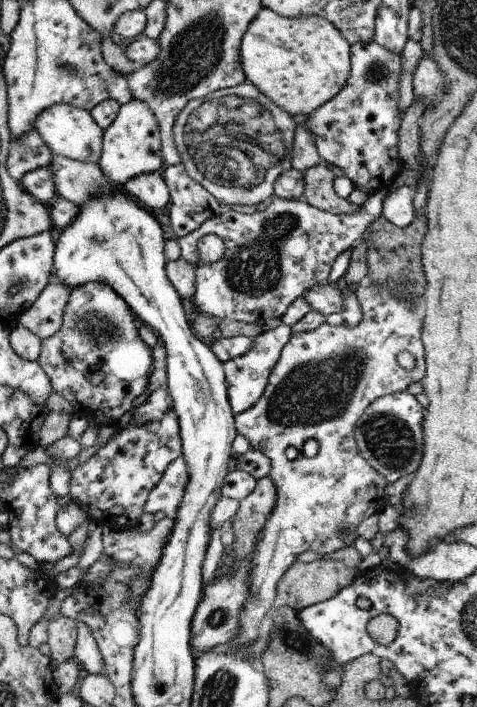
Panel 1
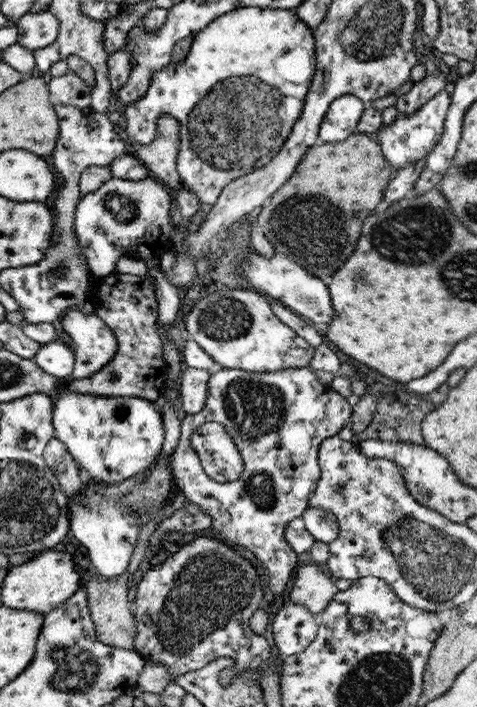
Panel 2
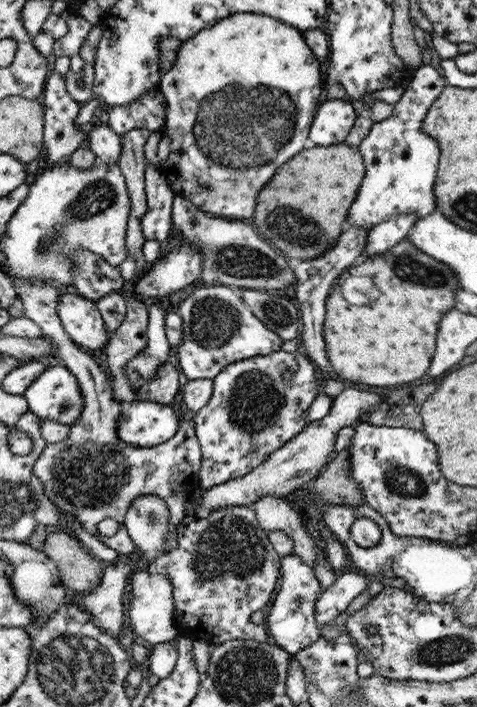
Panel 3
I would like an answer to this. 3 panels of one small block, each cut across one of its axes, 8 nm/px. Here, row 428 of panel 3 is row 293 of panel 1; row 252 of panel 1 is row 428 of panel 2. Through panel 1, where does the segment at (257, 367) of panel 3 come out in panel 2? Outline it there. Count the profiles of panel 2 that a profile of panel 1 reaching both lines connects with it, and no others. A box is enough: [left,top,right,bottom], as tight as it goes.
[169,366,353,610]

